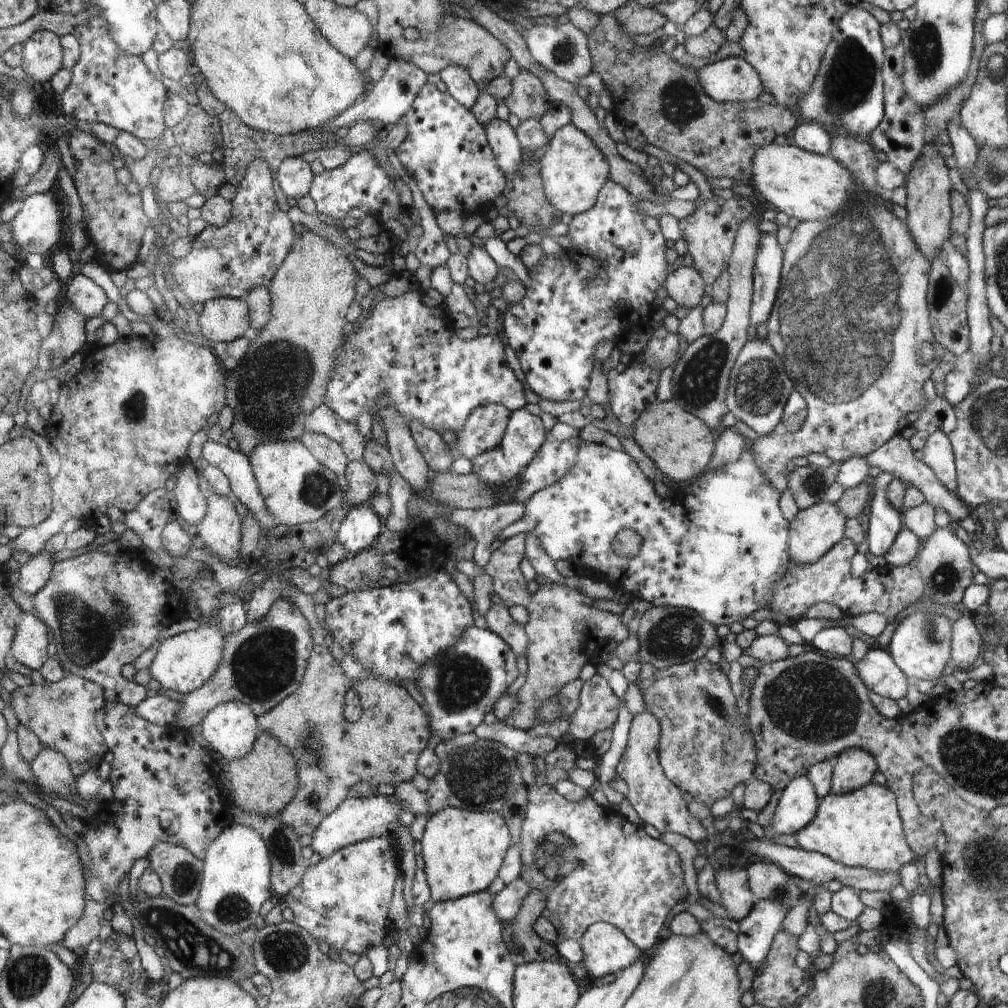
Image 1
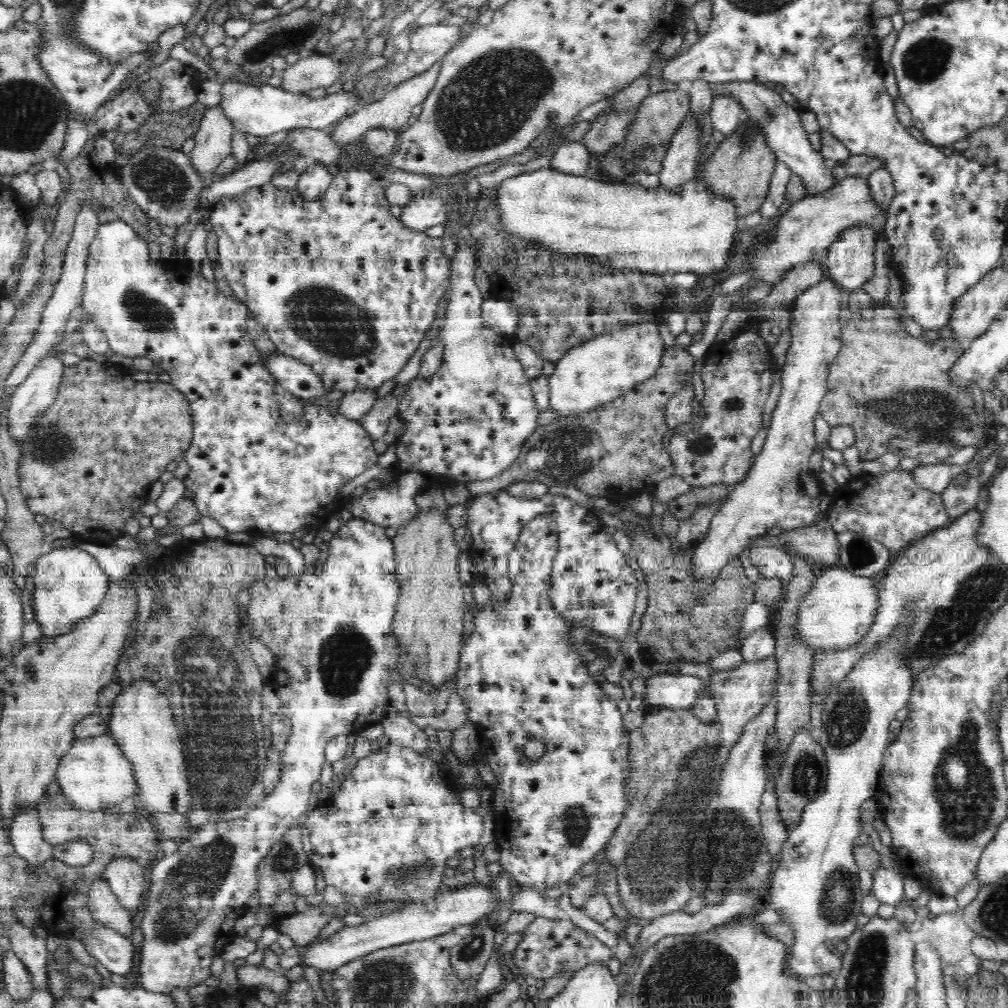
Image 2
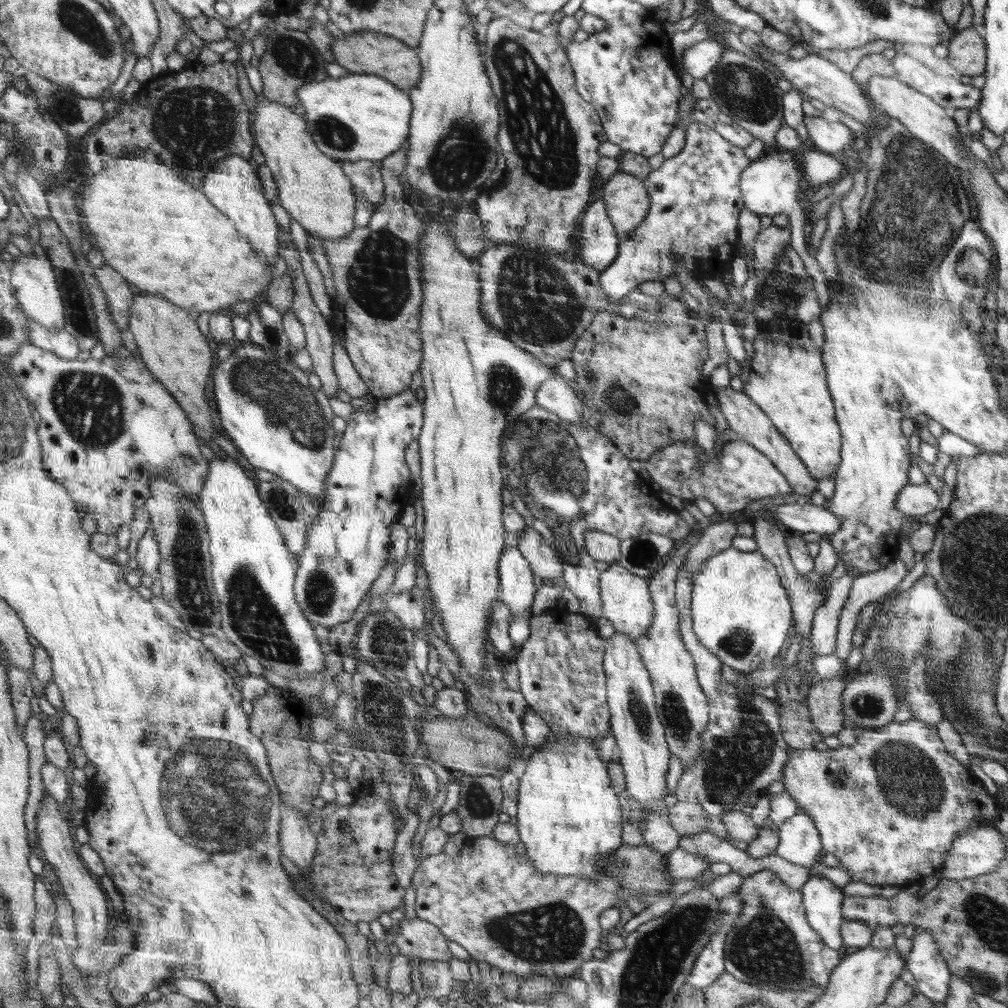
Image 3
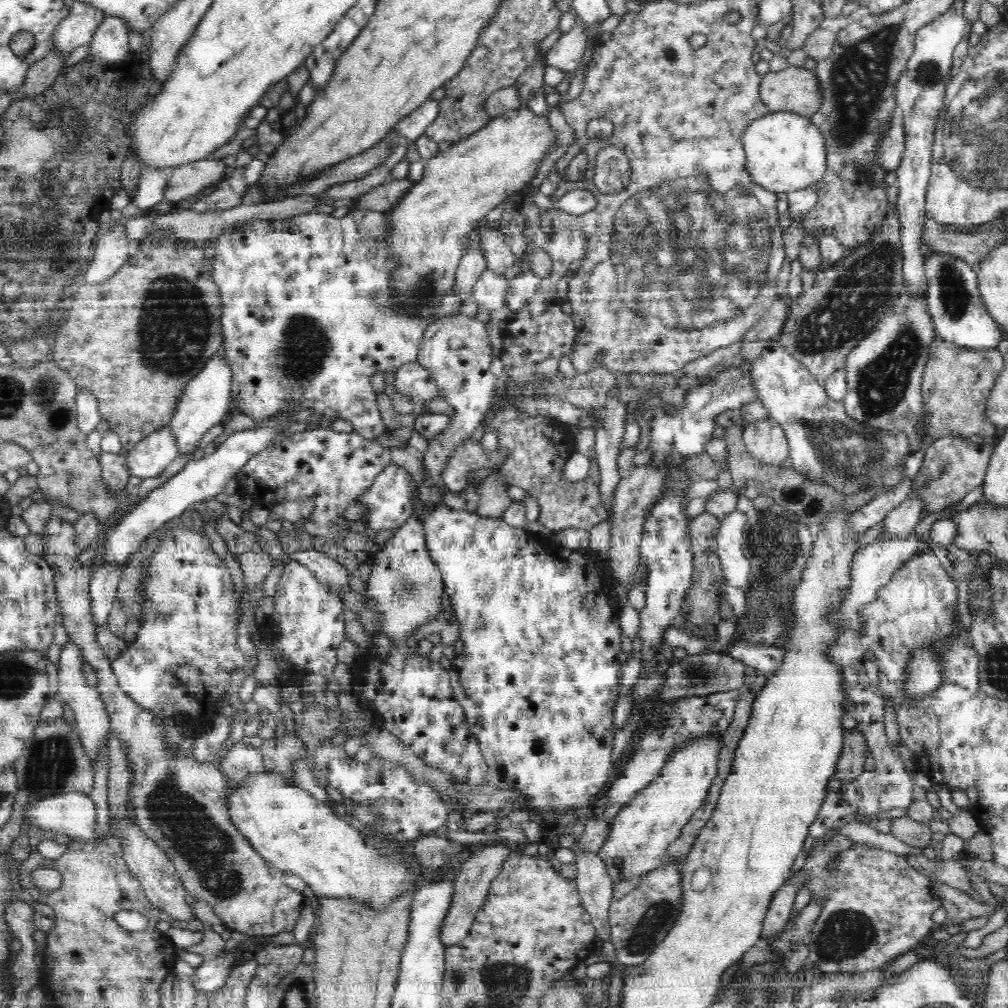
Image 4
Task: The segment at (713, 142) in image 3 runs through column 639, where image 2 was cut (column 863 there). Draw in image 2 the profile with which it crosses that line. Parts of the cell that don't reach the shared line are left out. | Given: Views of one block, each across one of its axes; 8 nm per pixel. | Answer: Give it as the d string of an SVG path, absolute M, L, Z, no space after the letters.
M870 228L848 229L828 248L829 278L849 291L862 288L874 276L876 233Z

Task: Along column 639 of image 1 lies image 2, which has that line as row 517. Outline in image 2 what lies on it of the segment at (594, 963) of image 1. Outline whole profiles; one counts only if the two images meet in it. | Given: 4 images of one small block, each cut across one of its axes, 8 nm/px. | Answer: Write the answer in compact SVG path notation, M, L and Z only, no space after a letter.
M966 474L956 476L950 481L950 486L956 488L946 488L941 497L945 512L948 513L950 522L953 522L979 506L976 500L983 498L984 487L981 486L979 477L968 478Z

